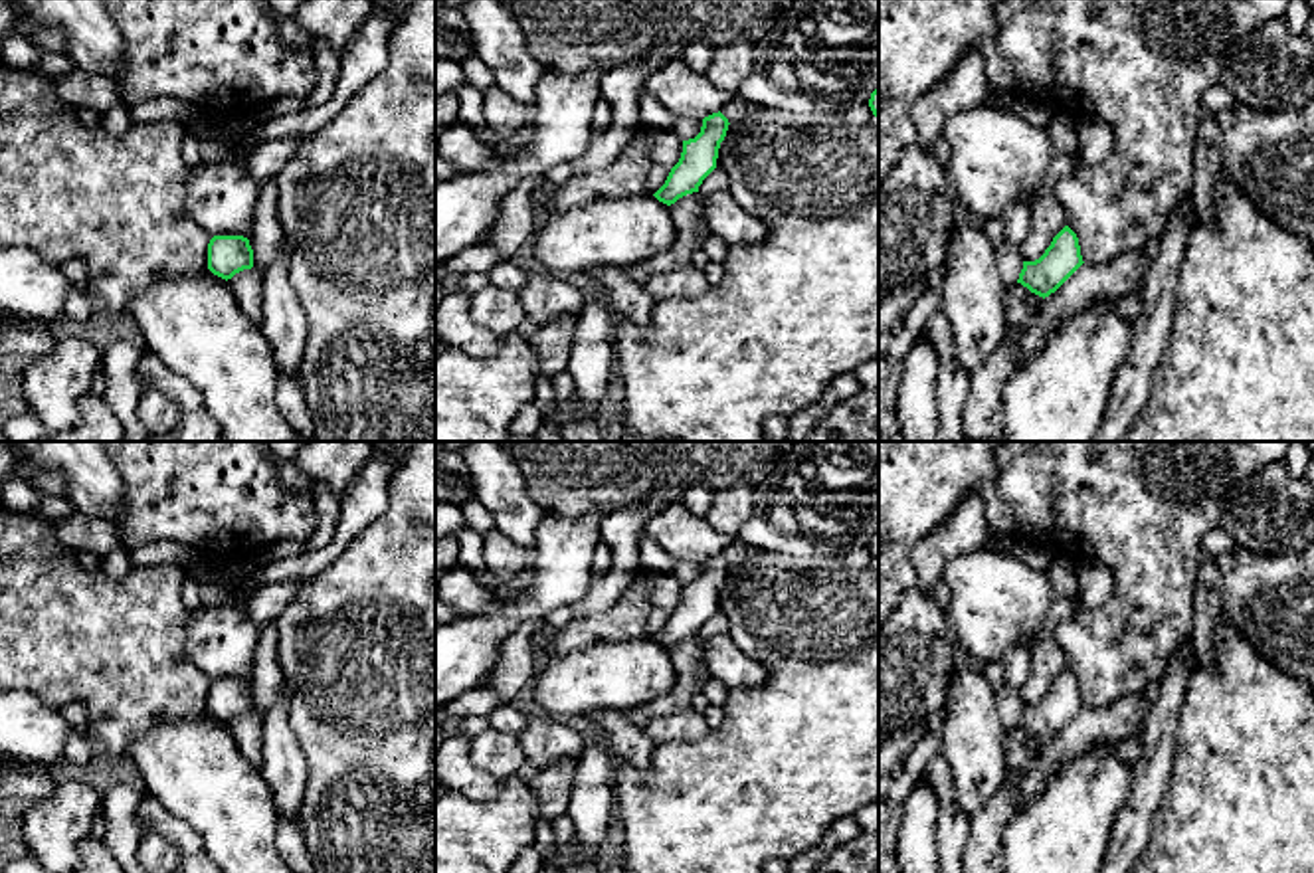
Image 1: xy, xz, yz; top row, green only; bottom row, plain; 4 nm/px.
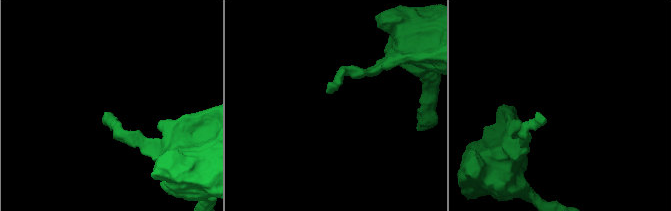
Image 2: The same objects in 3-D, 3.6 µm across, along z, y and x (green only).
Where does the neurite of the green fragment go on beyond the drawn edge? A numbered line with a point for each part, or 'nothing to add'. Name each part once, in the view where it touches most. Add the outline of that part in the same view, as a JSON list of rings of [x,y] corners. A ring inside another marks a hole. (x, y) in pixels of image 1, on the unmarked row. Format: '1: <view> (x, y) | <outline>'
nothing to add

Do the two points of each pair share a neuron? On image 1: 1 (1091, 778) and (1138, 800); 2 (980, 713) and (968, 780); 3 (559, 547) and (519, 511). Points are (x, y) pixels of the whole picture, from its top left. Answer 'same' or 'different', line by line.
1: different
2: same
3: different

